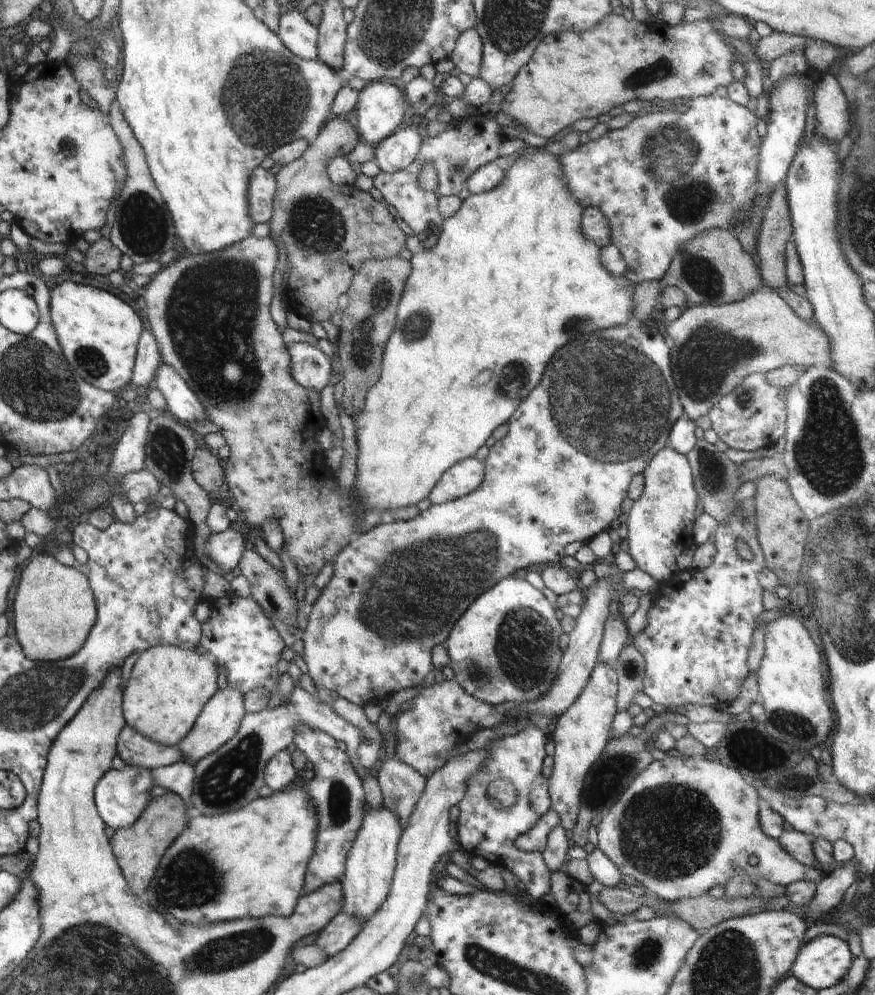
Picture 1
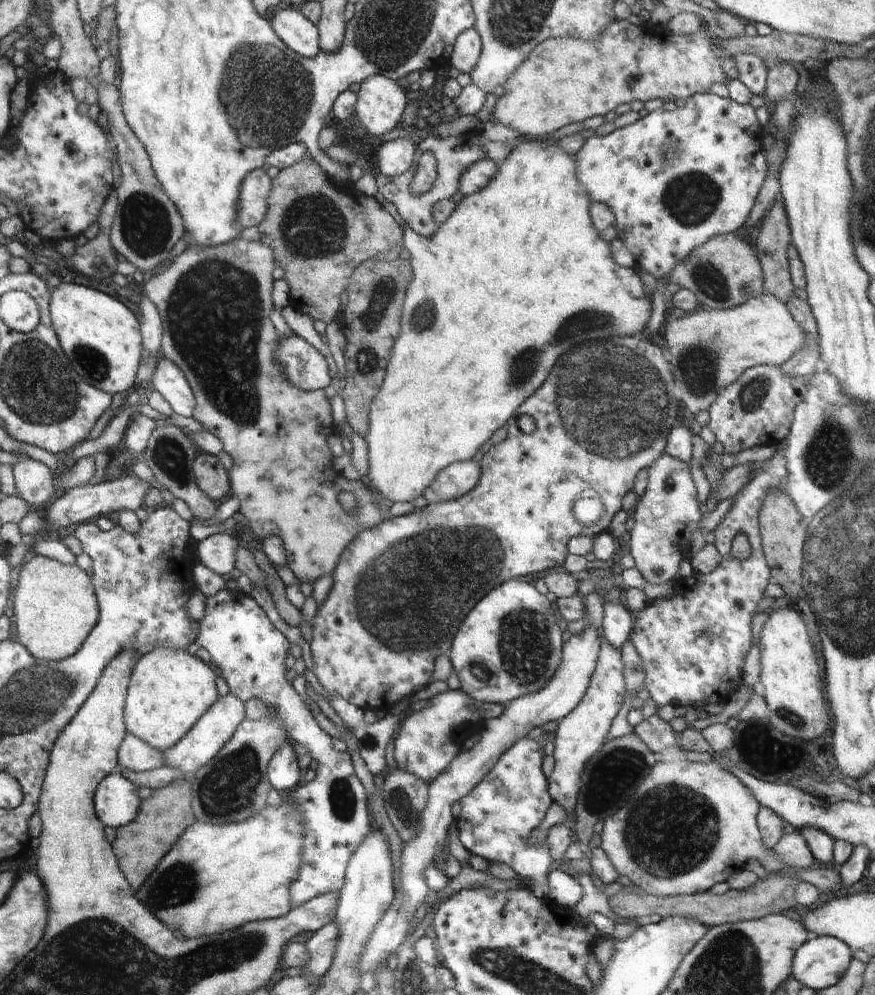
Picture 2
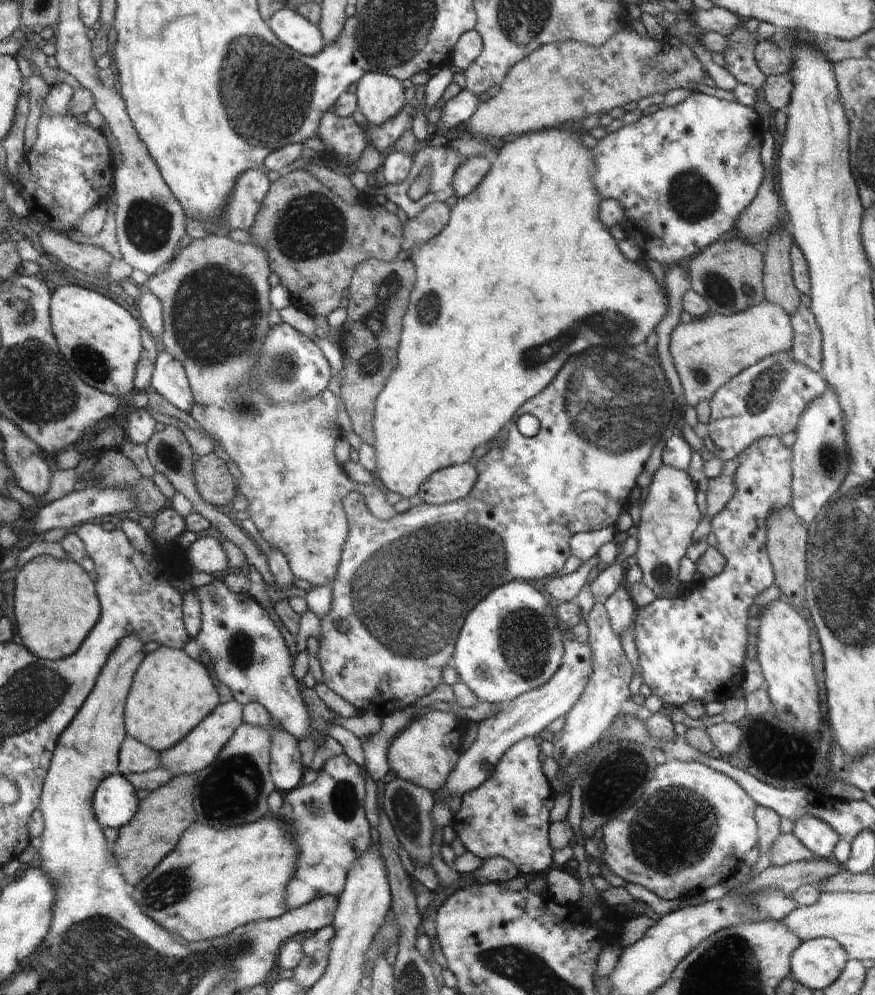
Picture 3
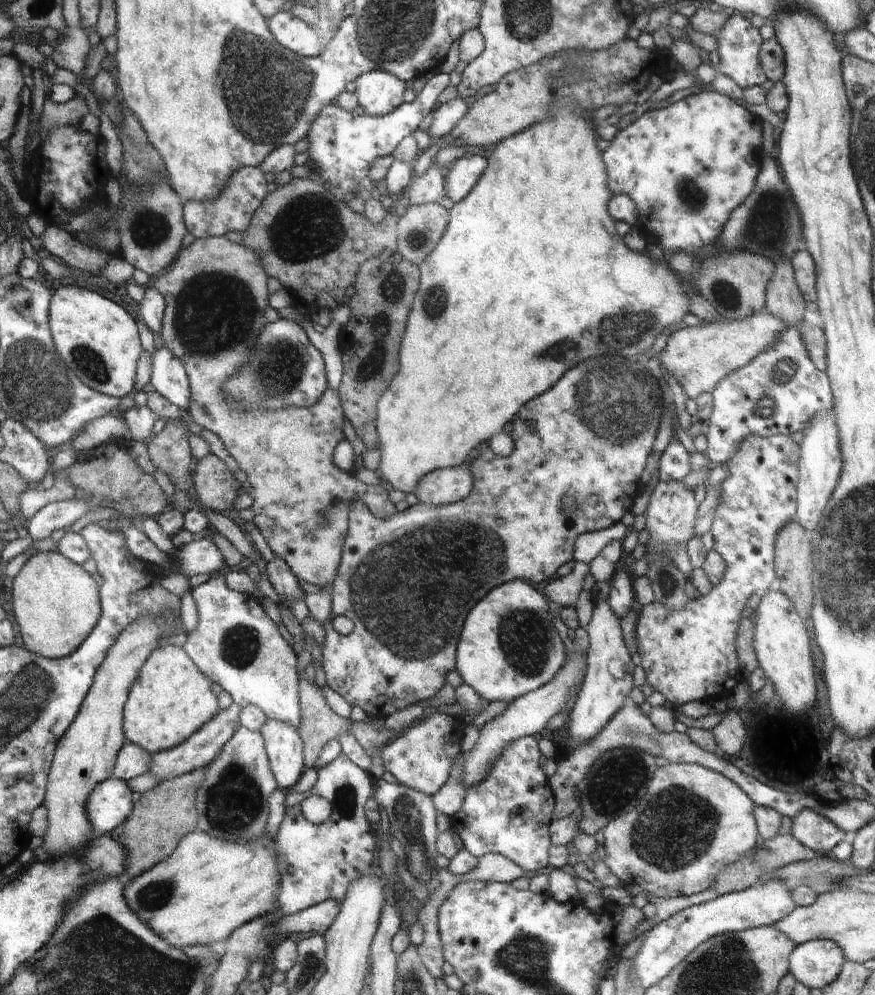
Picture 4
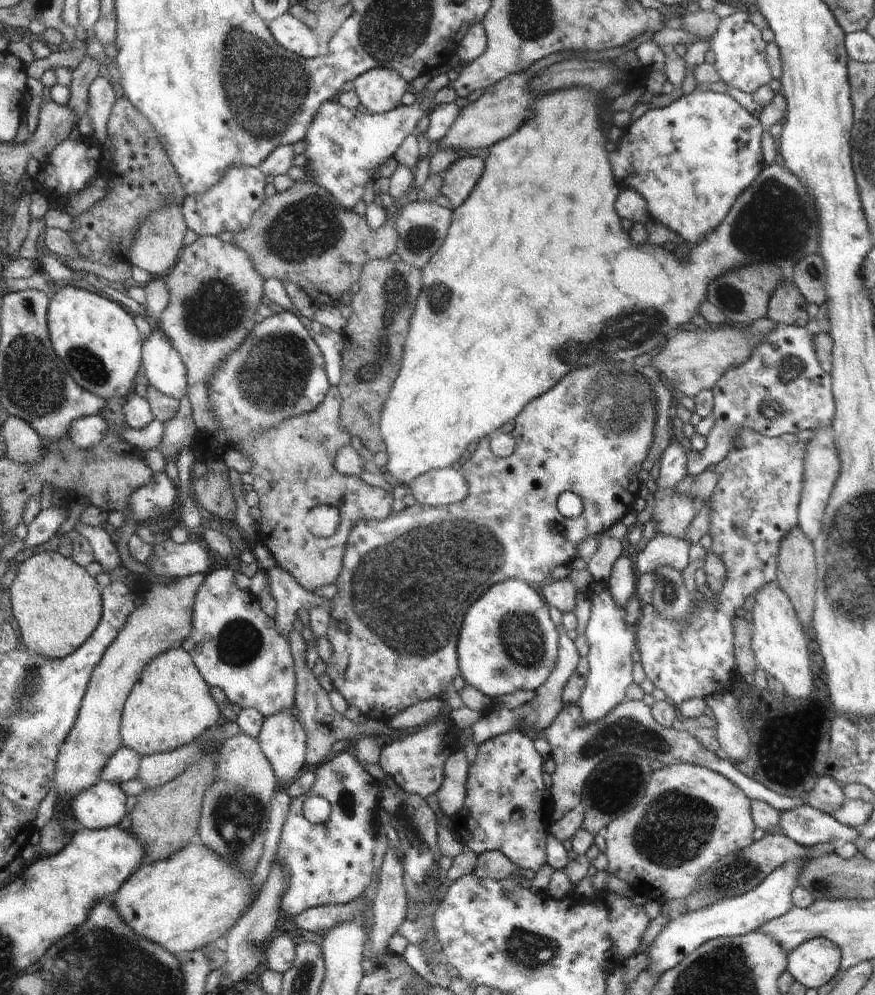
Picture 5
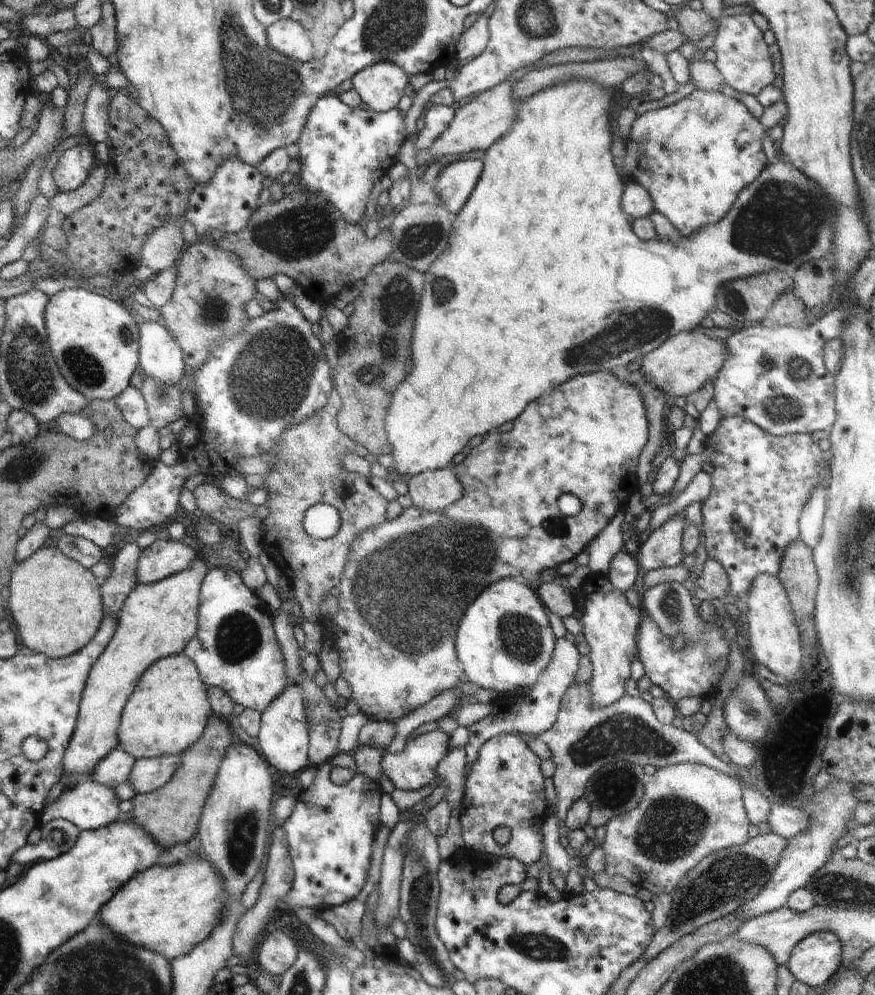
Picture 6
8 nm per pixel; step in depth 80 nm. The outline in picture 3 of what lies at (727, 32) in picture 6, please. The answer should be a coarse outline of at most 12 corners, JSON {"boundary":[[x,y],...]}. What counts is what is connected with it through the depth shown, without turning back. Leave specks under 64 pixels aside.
{"boundary":[[747,20],[728,36],[725,68],[758,90],[766,76],[754,59],[761,38]]}

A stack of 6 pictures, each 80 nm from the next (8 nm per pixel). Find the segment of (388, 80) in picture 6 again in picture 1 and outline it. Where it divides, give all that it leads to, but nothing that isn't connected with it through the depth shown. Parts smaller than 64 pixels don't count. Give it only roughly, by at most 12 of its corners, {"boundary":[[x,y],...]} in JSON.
{"boundary":[[370,81],[358,93],[356,130],[375,148],[408,114],[396,82]]}

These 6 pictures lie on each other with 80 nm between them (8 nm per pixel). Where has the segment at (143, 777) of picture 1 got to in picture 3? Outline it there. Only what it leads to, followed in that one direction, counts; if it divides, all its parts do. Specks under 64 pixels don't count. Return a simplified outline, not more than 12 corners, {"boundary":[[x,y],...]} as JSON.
{"boundary":[[119,773],[95,791],[103,828],[128,825],[139,810],[136,790]]}

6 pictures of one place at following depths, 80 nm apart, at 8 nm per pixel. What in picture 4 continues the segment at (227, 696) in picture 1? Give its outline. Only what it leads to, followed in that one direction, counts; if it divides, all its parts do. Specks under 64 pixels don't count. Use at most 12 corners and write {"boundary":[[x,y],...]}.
{"boundary":[[232,703],[172,749],[151,753],[163,781],[207,767],[241,726]]}

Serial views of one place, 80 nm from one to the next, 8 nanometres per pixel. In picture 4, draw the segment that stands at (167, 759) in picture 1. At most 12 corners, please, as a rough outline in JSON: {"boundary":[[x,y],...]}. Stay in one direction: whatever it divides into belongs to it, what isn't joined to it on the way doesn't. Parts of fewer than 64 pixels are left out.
{"boundary":[[124,742],[111,776],[131,780],[151,769],[151,753]]}

